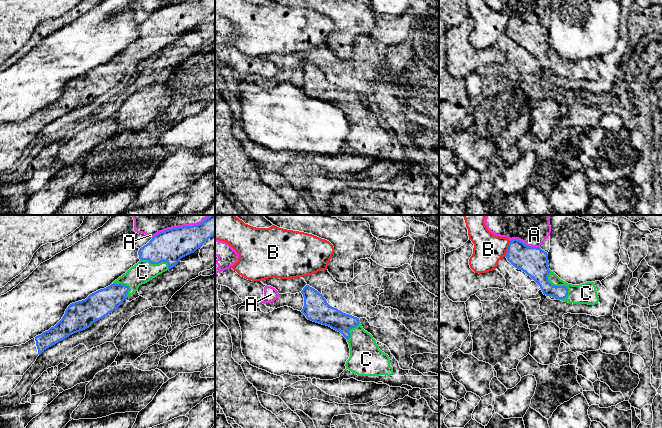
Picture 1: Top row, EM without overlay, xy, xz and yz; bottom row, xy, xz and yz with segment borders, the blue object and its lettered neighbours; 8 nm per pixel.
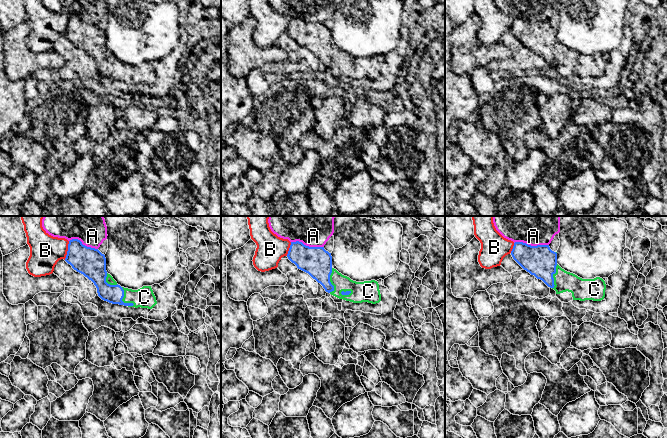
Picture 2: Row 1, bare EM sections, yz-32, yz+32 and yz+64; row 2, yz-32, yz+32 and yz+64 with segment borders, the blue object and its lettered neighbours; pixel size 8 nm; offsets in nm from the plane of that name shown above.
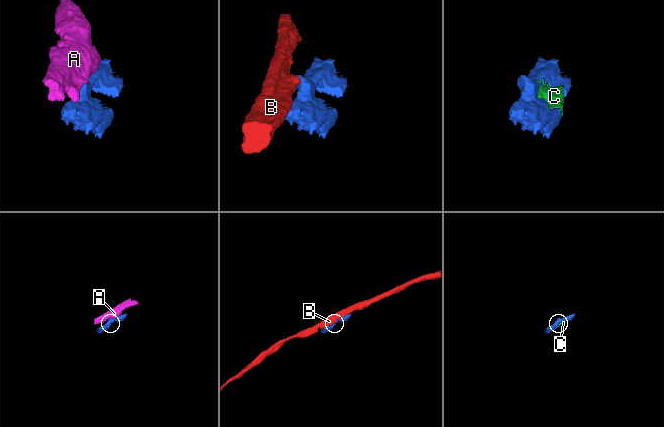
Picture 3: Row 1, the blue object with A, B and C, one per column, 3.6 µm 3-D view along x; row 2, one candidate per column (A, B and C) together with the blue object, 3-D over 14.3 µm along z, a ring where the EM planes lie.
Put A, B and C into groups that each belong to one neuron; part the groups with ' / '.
A / B / C

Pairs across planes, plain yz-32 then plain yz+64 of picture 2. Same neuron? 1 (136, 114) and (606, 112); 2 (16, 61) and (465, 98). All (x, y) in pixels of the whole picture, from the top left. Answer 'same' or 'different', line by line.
1: same
2: different

